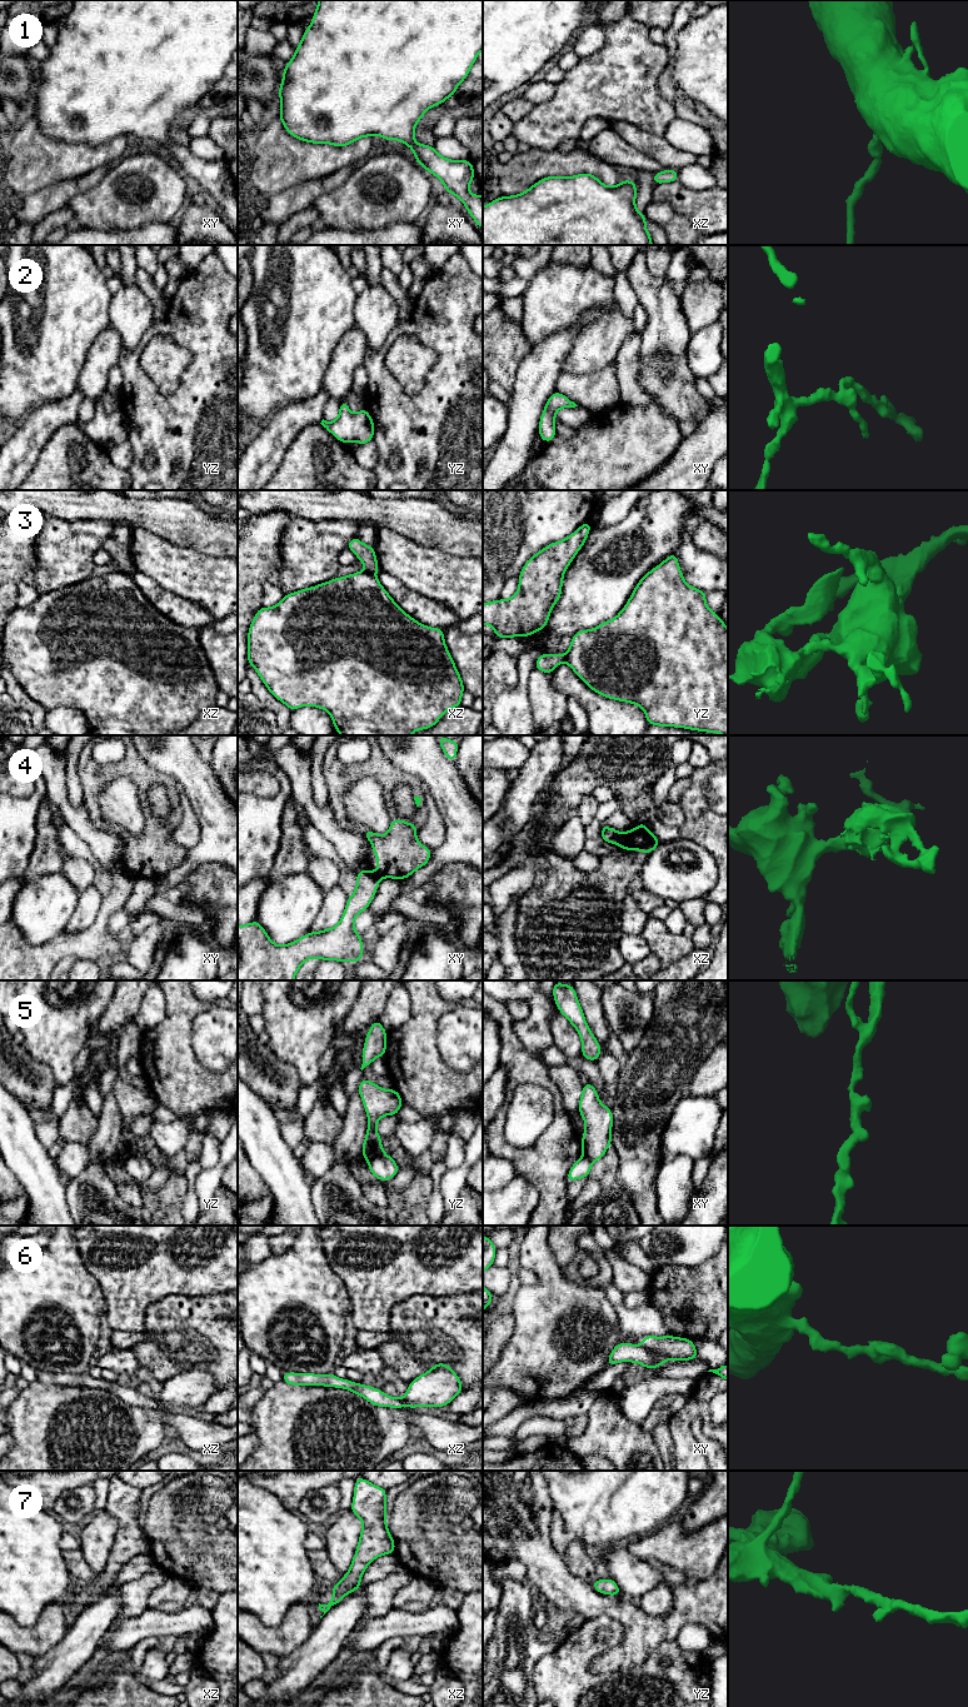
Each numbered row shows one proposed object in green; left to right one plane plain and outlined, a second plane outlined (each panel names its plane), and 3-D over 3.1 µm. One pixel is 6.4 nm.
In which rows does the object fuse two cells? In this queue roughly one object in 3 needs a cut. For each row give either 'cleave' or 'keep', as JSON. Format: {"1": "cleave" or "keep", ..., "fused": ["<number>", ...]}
{"1": "keep", "2": "keep", "3": "cleave", "4": "cleave", "5": "cleave", "6": "cleave", "7": "keep", "fused": ["3", "4", "5", "6"]}

